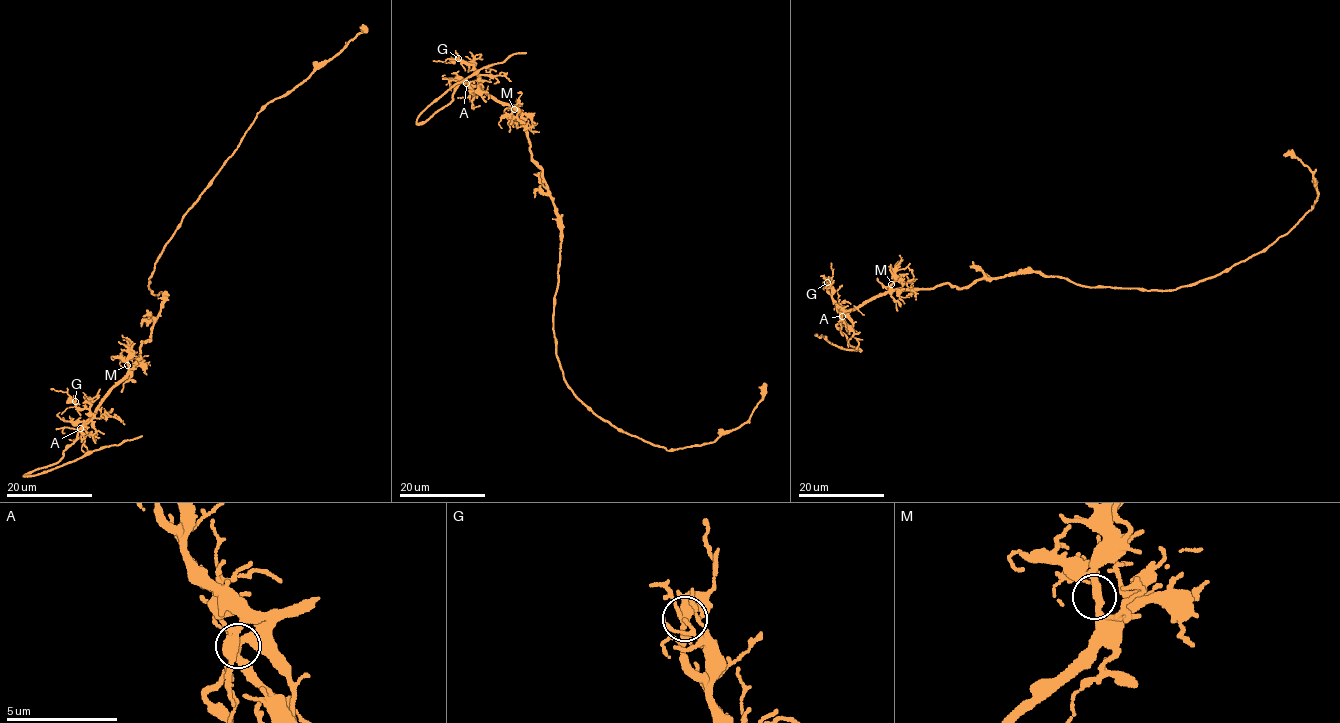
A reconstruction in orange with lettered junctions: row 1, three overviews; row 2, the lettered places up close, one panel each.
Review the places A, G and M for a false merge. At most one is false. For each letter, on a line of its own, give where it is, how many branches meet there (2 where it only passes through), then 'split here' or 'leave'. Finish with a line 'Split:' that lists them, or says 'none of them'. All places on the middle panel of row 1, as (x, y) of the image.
A: (466, 83) | 4 | leave
G: (458, 58) | 4 | leave
M: (514, 109) | 4 | leave
Split: none of them

